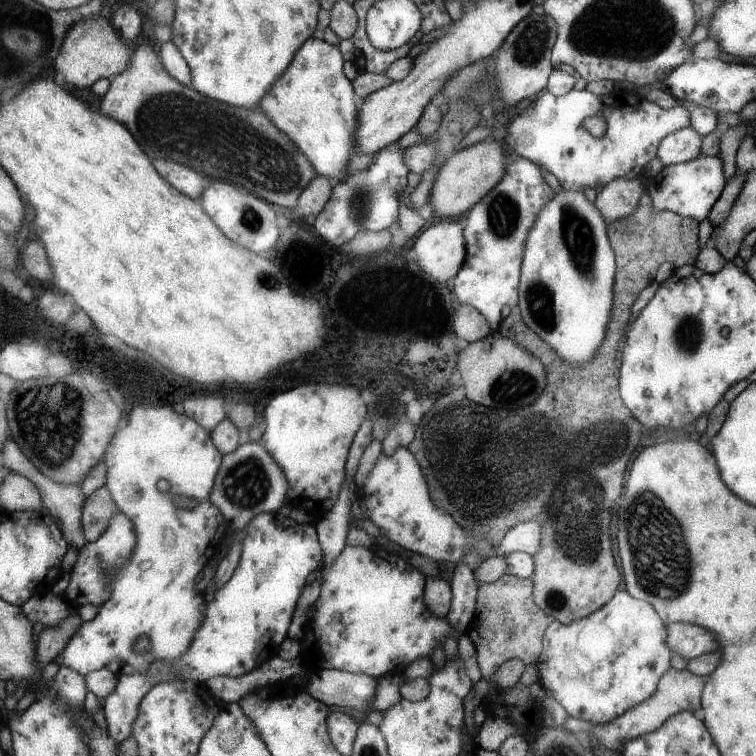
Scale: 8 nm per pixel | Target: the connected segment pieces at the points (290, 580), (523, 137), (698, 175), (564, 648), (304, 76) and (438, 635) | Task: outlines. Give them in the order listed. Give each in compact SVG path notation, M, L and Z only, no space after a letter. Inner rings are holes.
M260 513L250 520L247 527L248 533L242 540L240 562L230 580L222 588L215 590L214 600L206 603L200 630L196 630L195 641L184 652L184 656L178 660L168 659L162 660L162 662L156 660L150 665L150 672L146 670L146 672L134 672L134 674L119 676L114 692L102 701L107 730L118 744L130 736L132 725L138 716L140 701L146 696L148 690L152 689L152 686L164 681L172 681L172 678L195 680L205 684L211 678L219 676L241 677L264 664L268 658L278 655L280 644L284 642L286 630L290 626L294 606L306 584L306 578L314 568L318 568L318 564L322 560L323 545L314 525L296 522L282 514Z
M572 89L560 96L546 92L541 97L535 97L524 112L510 120L505 140L506 145L519 157L527 158L542 170L552 172L564 190L584 193L587 187L593 188L598 183L605 185L617 178L640 179L645 174L644 166L657 157L664 138L690 126L691 113L684 106L664 108L634 91L616 90L608 95L596 95L587 89ZM594 116L606 120L606 132L602 137L594 137L584 128L585 118Z
M700 156L690 162L664 165L655 180L651 197L658 212L670 211L683 217L696 218L699 223L709 217L726 184L720 156Z
M624 588L586 618L567 625L553 619L543 636L542 654L535 662L540 683L548 696L563 706L570 716L596 725L608 723L650 698L660 678L672 667L667 625L652 604L635 599Z
M314 35L296 52L288 69L275 82L272 89L263 100L261 109L270 114L272 122L280 130L286 130L286 134L296 143L303 154L308 156L312 166L316 168L318 175L335 182L344 182L348 174L348 164L356 146L356 130L358 130L359 101L355 94L354 82L349 79L344 70L344 57L339 46L334 46L326 40L318 39Z
M348 546L340 552L334 564L320 570L322 582L320 596L315 601L314 619L307 621L302 642L301 655L307 671L316 673L323 669L336 669L349 673L367 674L376 677L394 674L403 676L412 662L426 658L434 648L443 646L448 638L458 641L463 634L458 634L444 618L438 618L428 612L424 602L424 588L427 577L423 571L401 556L374 552L373 549Z

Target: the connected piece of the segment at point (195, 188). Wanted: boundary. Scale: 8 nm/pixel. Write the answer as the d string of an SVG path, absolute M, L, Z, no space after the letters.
M154 160L154 162L156 170L160 170L160 174L164 174L164 178L168 178L172 186L176 186L176 190L184 190L184 194L188 194L191 199L200 200L209 185L205 173L196 172L194 168L188 168L172 160Z

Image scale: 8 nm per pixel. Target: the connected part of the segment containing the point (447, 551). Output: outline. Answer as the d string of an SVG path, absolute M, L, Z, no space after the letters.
M400 447L392 456L386 456L386 454L381 453L378 460L376 460L374 468L372 468L372 472L366 476L359 495L362 496L362 502L364 502L364 506L368 510L370 520L378 526L382 536L386 536L388 540L400 544L406 551L418 553L420 556L425 556L438 562L459 563L468 552L476 552L480 558L486 560L492 556L498 556L498 554L508 554L514 551L522 551L534 556L540 550L542 534L540 534L540 524L536 520L532 520L532 522L518 522L516 526L512 526L506 532L504 538L498 544L492 544L488 538L476 536L474 532L470 532L470 530L462 528L460 524L456 524L456 520L452 518L451 514L444 512L442 508L436 506L435 502L432 502L431 494L428 492L428 484L424 480L423 469L418 459L408 448Z

